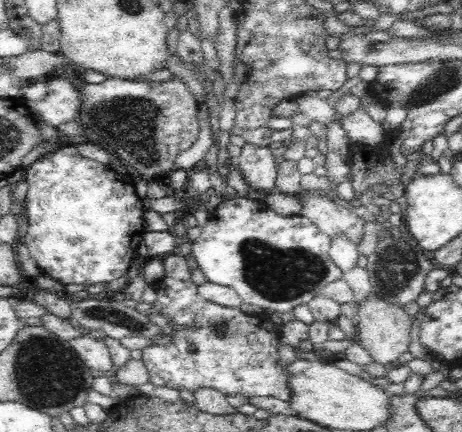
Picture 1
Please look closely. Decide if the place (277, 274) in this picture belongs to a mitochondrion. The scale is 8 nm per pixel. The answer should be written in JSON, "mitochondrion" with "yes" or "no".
{"mitochondrion":"yes"}

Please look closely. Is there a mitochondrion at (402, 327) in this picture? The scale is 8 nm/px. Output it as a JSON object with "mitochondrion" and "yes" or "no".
{"mitochondrion":"no"}

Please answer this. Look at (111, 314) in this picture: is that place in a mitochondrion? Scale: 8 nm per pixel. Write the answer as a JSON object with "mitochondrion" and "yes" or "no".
{"mitochondrion":"yes"}

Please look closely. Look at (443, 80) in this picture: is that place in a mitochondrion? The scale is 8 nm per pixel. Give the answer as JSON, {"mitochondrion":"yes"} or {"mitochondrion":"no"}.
{"mitochondrion":"yes"}

